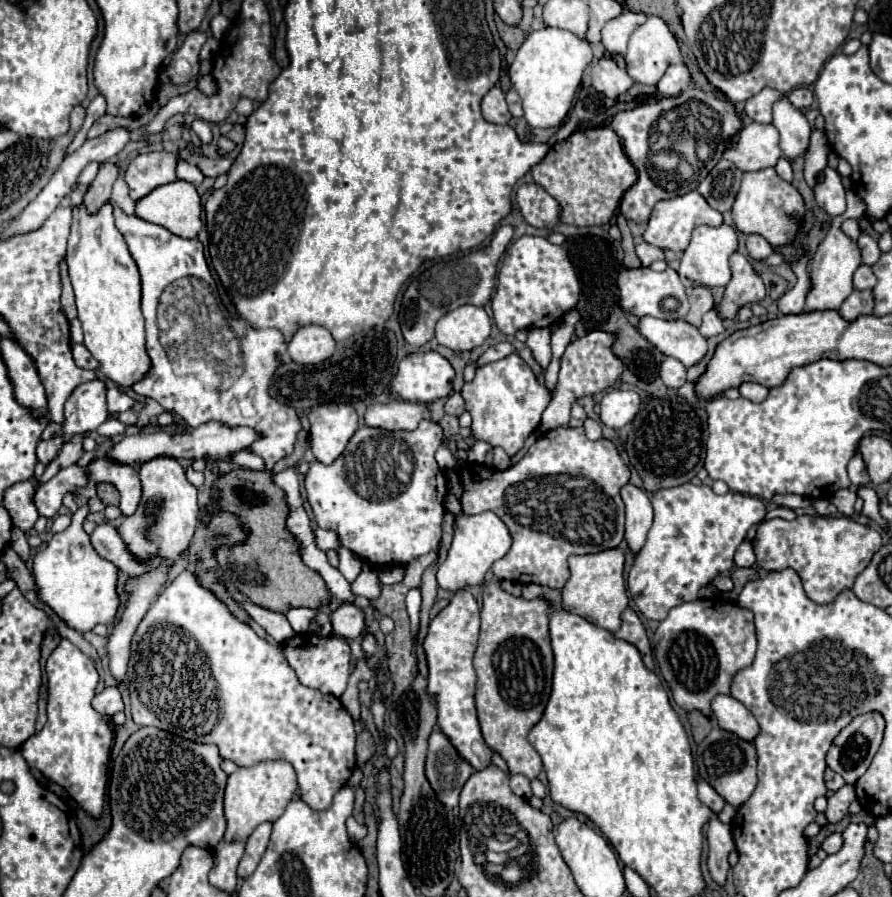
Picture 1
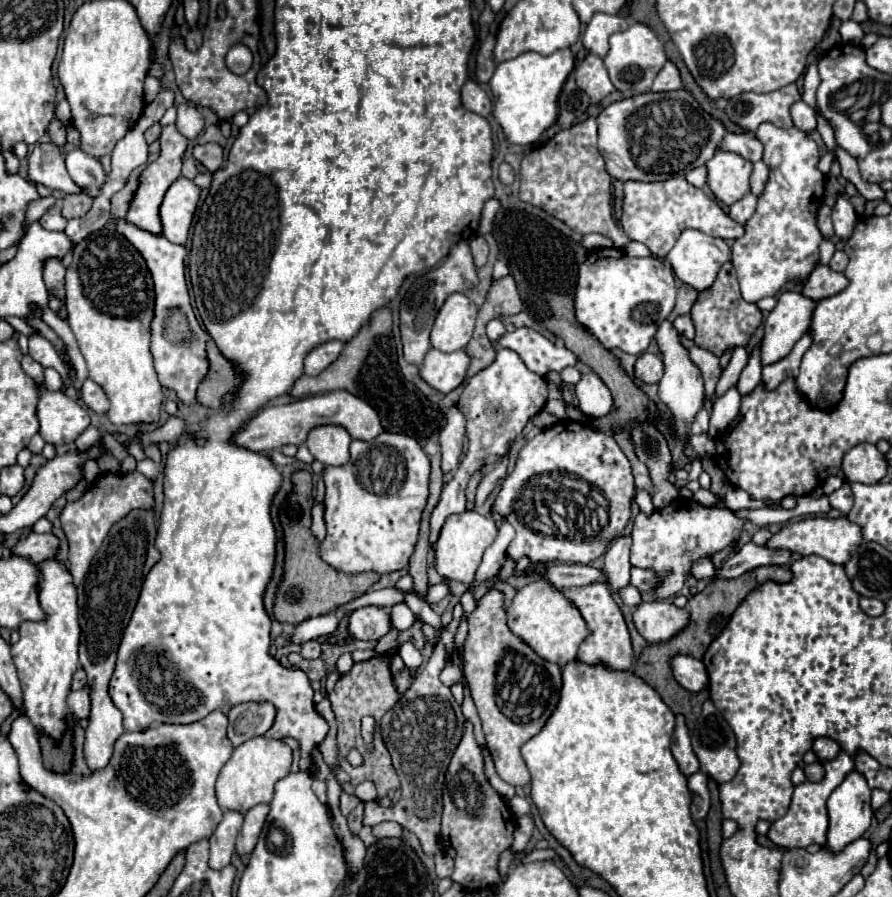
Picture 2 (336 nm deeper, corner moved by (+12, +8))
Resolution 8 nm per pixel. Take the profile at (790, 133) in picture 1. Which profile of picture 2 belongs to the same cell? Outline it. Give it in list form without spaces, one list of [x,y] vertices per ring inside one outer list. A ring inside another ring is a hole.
[[[770,122],[762,124],[756,132],[756,138],[764,146],[764,162],[770,168],[768,182],[764,186],[764,192],[758,196],[758,206],[756,214],[744,224],[746,234],[738,238],[732,246],[732,266],[736,268],[738,282],[740,282],[740,292],[746,302],[756,304],[758,300],[766,296],[776,296],[788,282],[804,284],[808,280],[808,274],[818,266],[818,246],[824,240],[818,226],[818,210],[822,206],[824,198],[824,174],[818,170],[818,160],[820,152],[816,142],[804,134],[798,128],[778,128]]]

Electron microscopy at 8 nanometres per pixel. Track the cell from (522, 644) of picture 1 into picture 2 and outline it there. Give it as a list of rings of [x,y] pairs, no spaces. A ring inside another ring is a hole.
[[[490,590],[468,618],[470,630],[464,644],[464,674],[470,684],[478,716],[492,752],[498,776],[512,786],[526,786],[530,772],[520,758],[520,748],[536,736],[560,700],[562,672],[560,666],[542,660],[506,626],[502,592]]]

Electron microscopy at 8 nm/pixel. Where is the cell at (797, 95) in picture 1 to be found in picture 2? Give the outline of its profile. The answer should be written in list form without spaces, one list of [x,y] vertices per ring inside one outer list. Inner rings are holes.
[[[798,100],[792,106],[792,120],[794,120],[794,126],[804,132],[816,130],[816,112],[808,104],[804,104],[802,100]]]

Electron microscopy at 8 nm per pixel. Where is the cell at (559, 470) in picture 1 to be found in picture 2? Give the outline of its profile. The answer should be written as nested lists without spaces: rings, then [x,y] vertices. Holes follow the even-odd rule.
[[[560,420],[552,428],[542,430],[536,438],[526,442],[526,446],[520,450],[516,466],[512,474],[508,474],[502,480],[502,490],[496,496],[496,502],[492,506],[494,512],[500,516],[506,516],[508,522],[516,528],[516,538],[508,546],[508,556],[514,560],[520,560],[522,556],[528,556],[532,564],[544,564],[552,560],[560,562],[578,562],[578,564],[590,564],[598,556],[604,554],[606,546],[624,530],[624,526],[630,520],[630,504],[636,494],[634,478],[630,470],[630,462],[616,444],[616,440],[608,434],[602,434],[594,430],[588,424],[574,422],[574,420]],[[550,502],[562,502],[568,520],[572,520],[572,528],[568,528],[568,534],[562,536],[540,536],[540,514],[548,512]]]

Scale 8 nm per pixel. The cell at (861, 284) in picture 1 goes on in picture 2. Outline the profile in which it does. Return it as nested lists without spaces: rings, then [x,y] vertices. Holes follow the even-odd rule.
[[[816,266],[816,270],[810,274],[808,282],[802,288],[802,294],[814,302],[834,296],[838,292],[842,292],[848,286],[848,278],[840,272],[830,270],[828,266]]]

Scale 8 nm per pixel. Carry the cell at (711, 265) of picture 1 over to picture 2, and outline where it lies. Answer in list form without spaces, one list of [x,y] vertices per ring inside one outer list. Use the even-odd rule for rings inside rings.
[[[684,230],[680,234],[678,242],[674,244],[674,248],[668,252],[666,260],[670,262],[670,266],[672,266],[672,270],[674,270],[678,280],[682,280],[684,284],[688,284],[694,290],[702,292],[708,286],[712,286],[720,266],[730,260],[730,248],[728,248],[728,244],[722,238],[708,236],[708,234],[700,232],[700,230]]]

